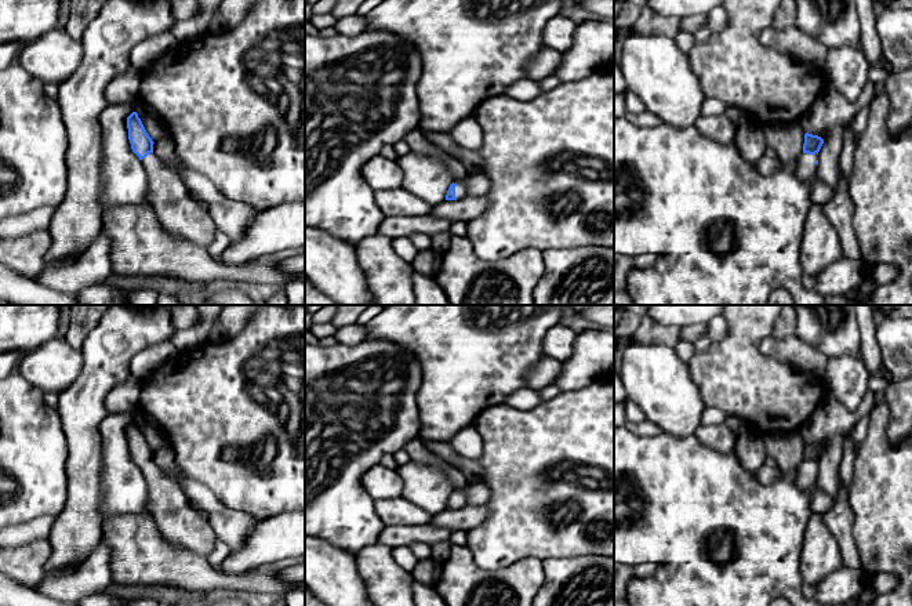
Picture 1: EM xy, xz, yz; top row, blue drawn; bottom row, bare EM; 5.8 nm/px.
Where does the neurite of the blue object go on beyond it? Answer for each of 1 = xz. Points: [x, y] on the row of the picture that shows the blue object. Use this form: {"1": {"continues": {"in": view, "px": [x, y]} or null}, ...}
{"1": {"continues": null}}

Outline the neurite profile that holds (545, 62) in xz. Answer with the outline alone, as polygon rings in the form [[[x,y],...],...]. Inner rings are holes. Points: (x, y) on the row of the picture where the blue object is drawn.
[[[544,47],[526,66],[526,76],[534,81],[541,81],[542,79],[552,76],[557,66],[560,65],[563,54],[559,51]]]

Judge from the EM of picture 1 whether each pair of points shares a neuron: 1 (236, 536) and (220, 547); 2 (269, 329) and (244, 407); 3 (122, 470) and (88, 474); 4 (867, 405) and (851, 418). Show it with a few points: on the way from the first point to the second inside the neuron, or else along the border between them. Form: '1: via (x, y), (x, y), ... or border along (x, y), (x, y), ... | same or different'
1: border along (218, 539), (231, 550) | different
2: via (249, 347), (236, 359), (236, 387) | same
3: border along (101, 439), (102, 474), (98, 504) | different
4: via (863, 409), (856, 416) | same

